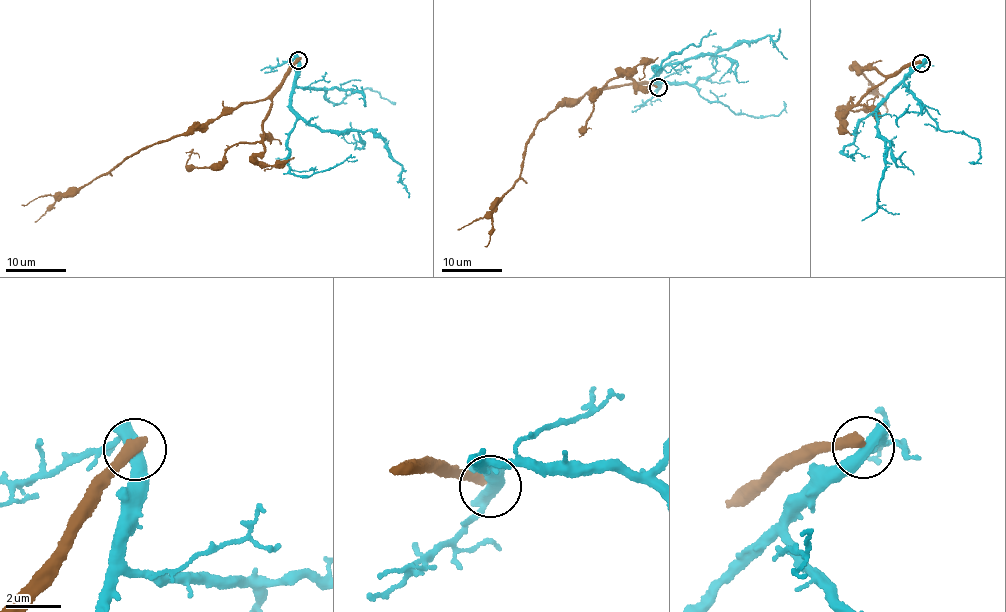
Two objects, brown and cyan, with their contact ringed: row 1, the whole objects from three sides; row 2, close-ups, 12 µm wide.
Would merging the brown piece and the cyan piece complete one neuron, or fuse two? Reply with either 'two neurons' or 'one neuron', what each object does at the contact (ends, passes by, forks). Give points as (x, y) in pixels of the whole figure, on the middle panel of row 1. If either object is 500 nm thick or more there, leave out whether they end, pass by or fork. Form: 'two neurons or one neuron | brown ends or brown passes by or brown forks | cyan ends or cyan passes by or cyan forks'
two neurons | brown ends | cyan passes by

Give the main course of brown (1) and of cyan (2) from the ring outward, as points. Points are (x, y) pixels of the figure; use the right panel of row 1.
1: (920, 63), (909, 64), (886, 76), (867, 64), (861, 69), (855, 63), (849, 65), (883, 97), (886, 111)
2: (920, 64), (883, 99), (876, 114), (875, 127), (889, 149), (878, 206), (900, 213)

